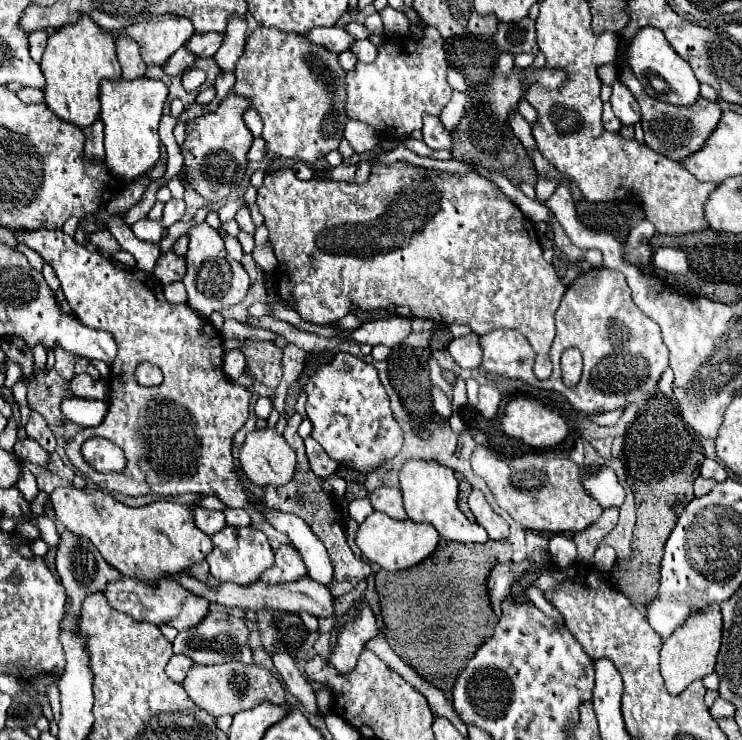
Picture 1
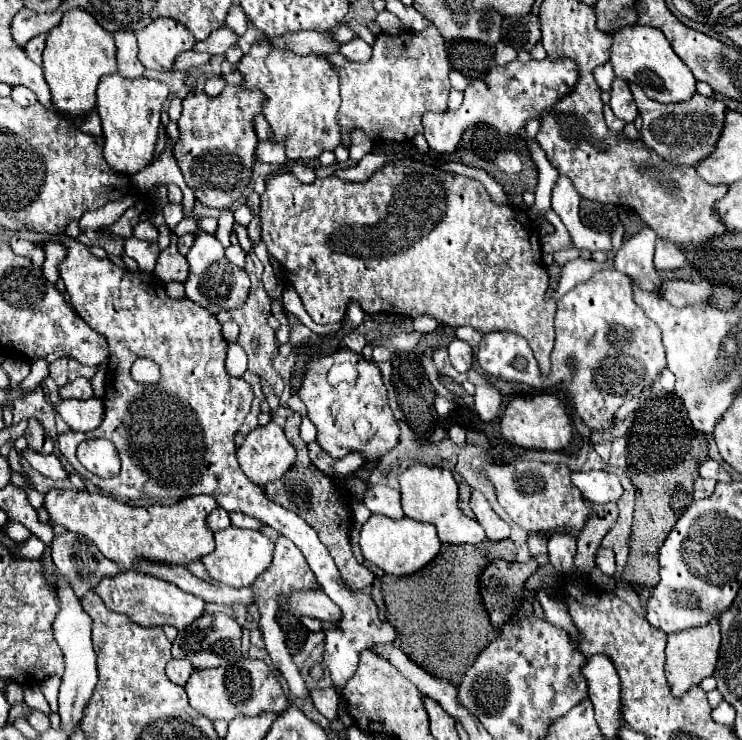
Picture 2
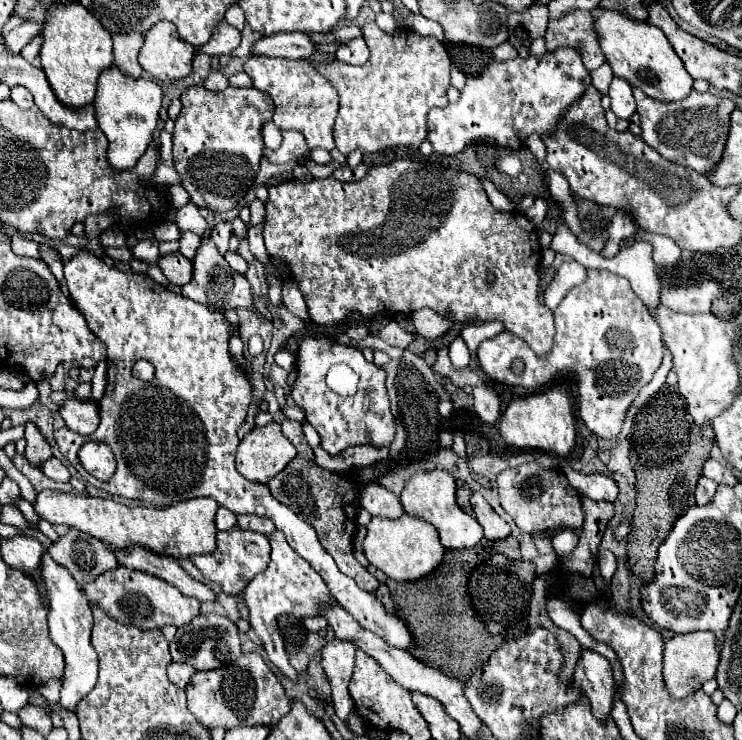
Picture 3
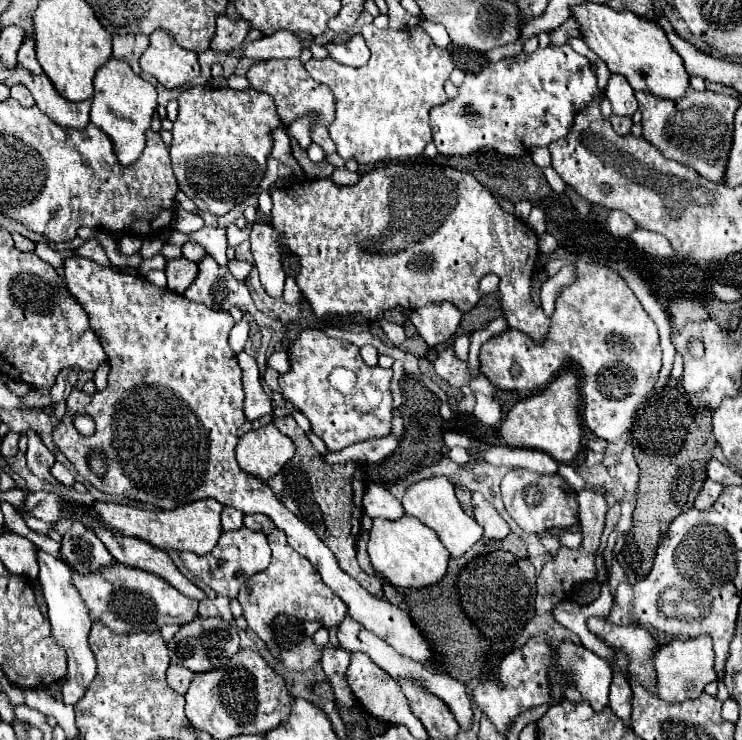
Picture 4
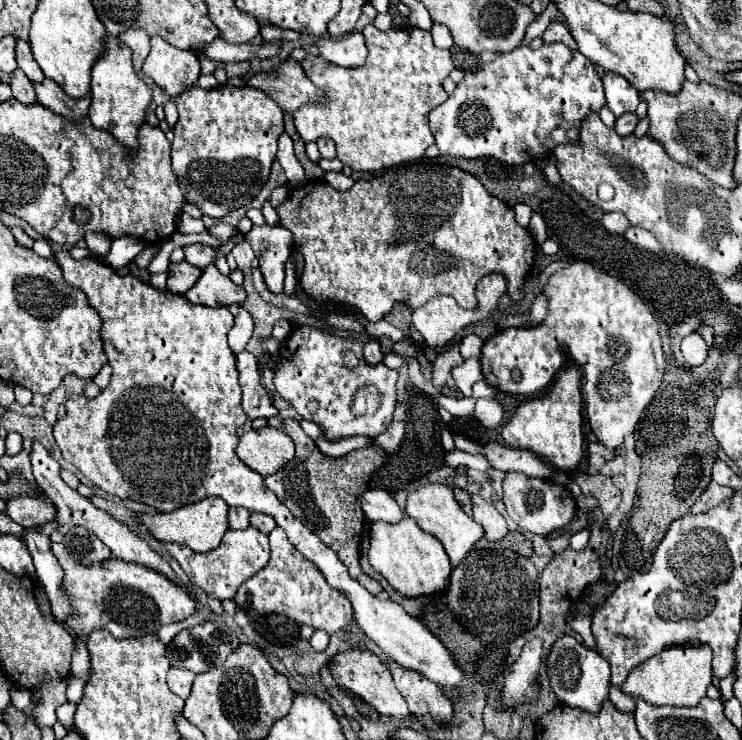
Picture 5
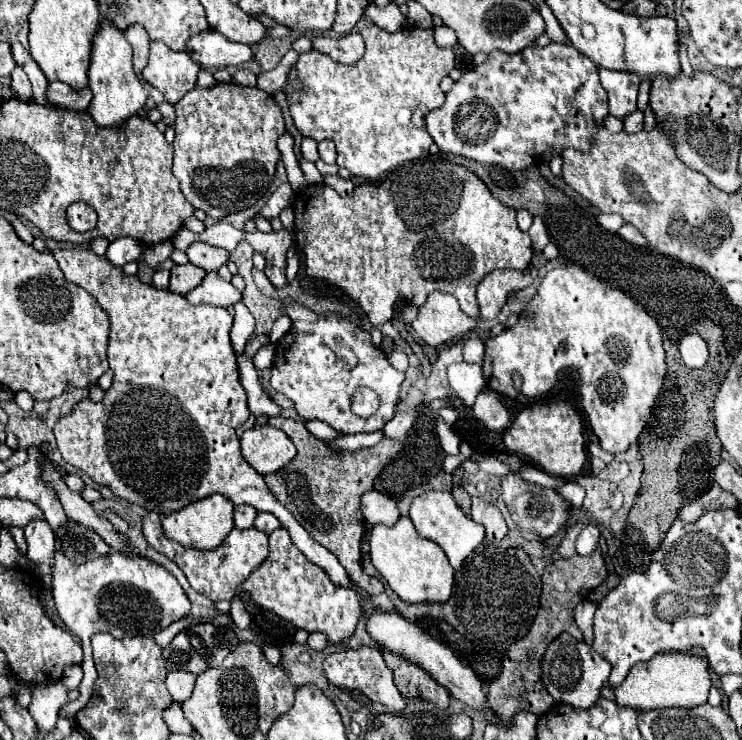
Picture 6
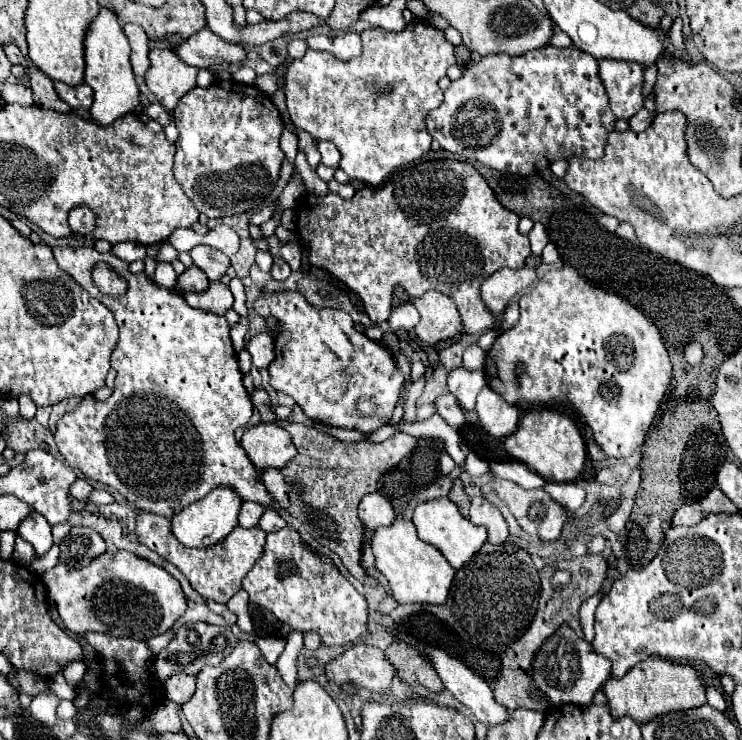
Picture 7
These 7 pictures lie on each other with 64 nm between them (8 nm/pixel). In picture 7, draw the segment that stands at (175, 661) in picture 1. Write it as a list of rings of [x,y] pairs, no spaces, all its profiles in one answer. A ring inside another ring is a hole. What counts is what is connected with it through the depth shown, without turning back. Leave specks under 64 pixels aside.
[[[188,674],[170,676],[164,682],[166,698],[176,702],[176,704],[184,704],[186,700],[190,700],[194,694],[194,688],[196,688],[196,676],[188,676]]]

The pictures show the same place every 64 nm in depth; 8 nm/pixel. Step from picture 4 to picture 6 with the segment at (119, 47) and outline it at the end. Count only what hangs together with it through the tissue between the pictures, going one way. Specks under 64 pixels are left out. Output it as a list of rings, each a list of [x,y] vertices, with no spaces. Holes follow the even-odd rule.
[[[134,24],[134,26],[126,28],[124,30],[124,38],[134,48],[134,70],[140,76],[140,72],[144,70],[144,66],[148,62],[148,44],[150,44],[150,38],[144,32],[144,28],[140,28],[140,24]]]

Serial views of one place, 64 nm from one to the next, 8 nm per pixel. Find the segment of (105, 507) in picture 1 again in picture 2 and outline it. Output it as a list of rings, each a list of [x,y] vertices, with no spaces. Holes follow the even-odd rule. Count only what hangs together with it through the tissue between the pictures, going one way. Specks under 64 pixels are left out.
[[[54,488],[46,494],[44,506],[48,508],[54,524],[88,536],[108,560],[114,560],[126,572],[134,570],[138,560],[180,566],[198,562],[202,556],[214,550],[214,532],[206,526],[206,516],[218,508],[214,496],[190,496],[176,504],[134,508],[98,492]]]

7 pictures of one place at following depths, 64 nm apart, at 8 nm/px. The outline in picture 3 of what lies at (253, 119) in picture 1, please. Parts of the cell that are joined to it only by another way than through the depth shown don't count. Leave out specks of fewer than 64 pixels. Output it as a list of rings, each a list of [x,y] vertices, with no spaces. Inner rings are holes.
[[[274,122],[264,124],[262,136],[264,136],[264,144],[268,148],[272,148],[272,150],[276,150],[280,146],[280,142],[282,142],[282,134],[280,134],[280,130],[276,130],[276,124]]]

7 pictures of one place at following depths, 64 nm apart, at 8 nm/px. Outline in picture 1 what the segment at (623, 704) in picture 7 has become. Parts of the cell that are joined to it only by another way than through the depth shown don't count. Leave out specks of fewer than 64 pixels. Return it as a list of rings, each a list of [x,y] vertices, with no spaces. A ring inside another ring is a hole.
[[[710,604],[700,612],[692,612],[688,620],[674,634],[662,644],[664,650],[664,684],[670,694],[680,694],[688,684],[700,680],[714,672],[716,656],[720,650],[722,640],[722,620],[720,620],[720,606]]]

